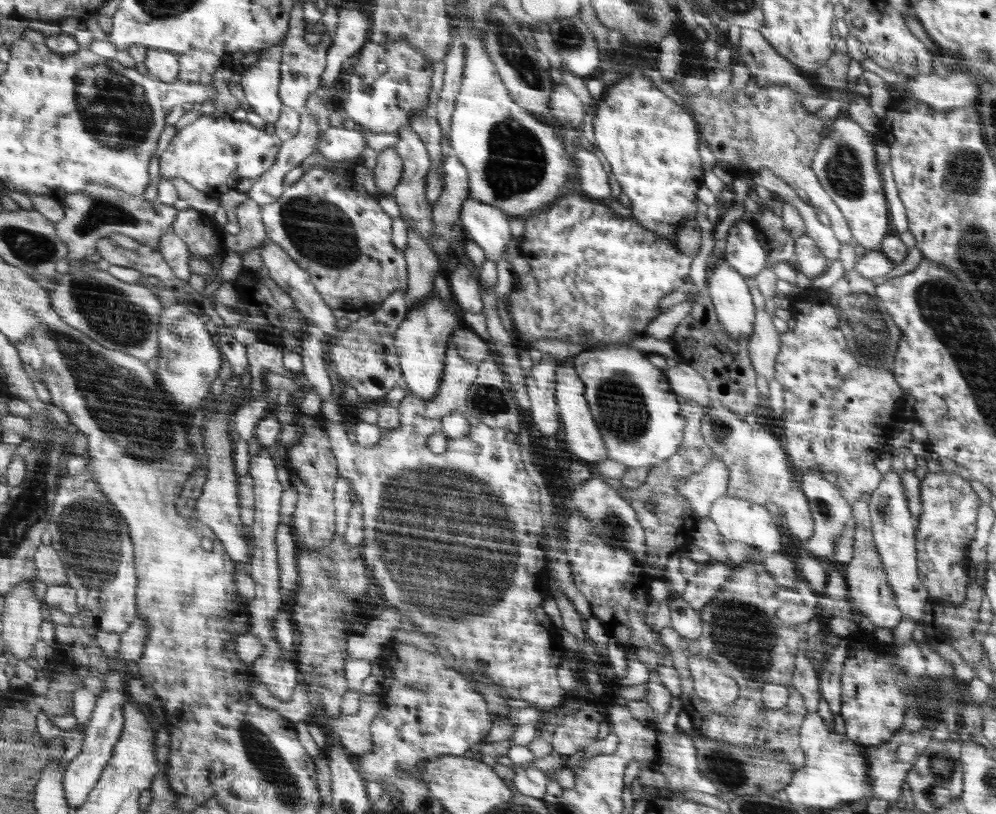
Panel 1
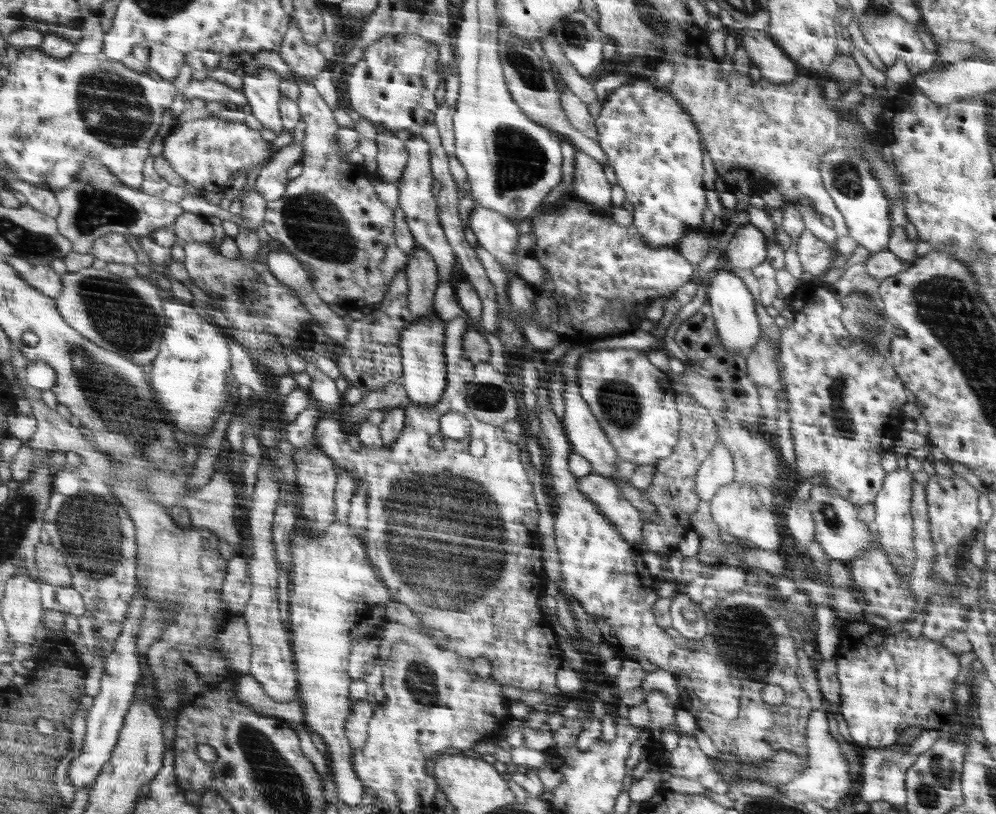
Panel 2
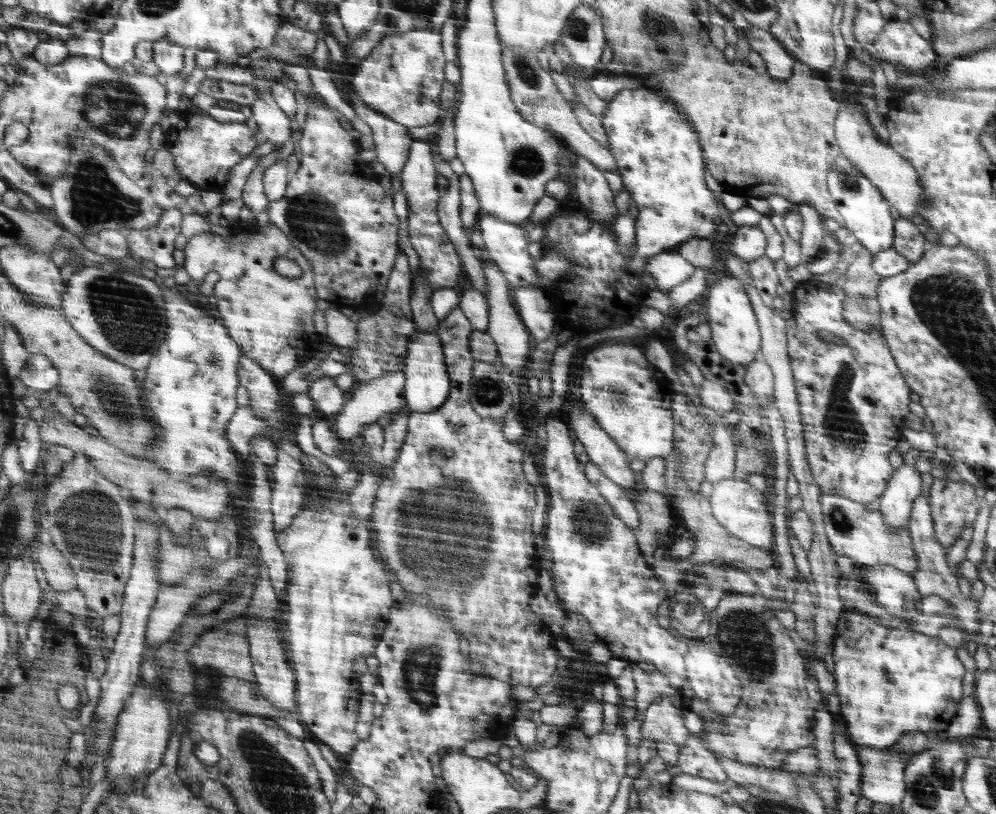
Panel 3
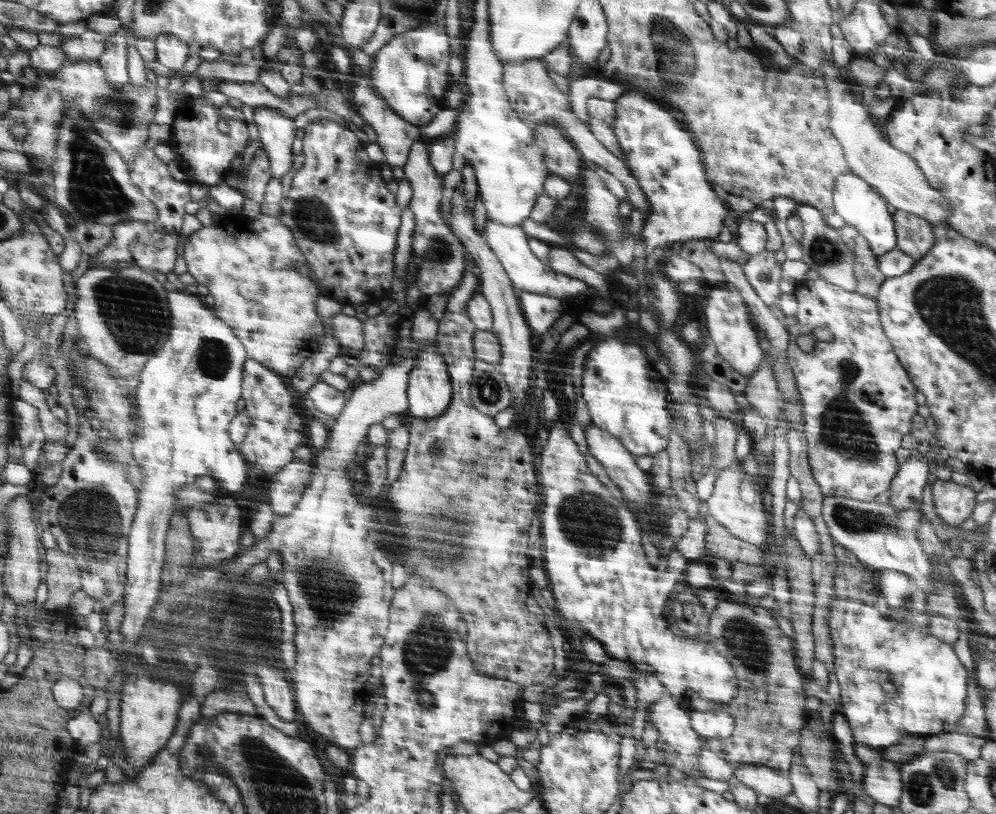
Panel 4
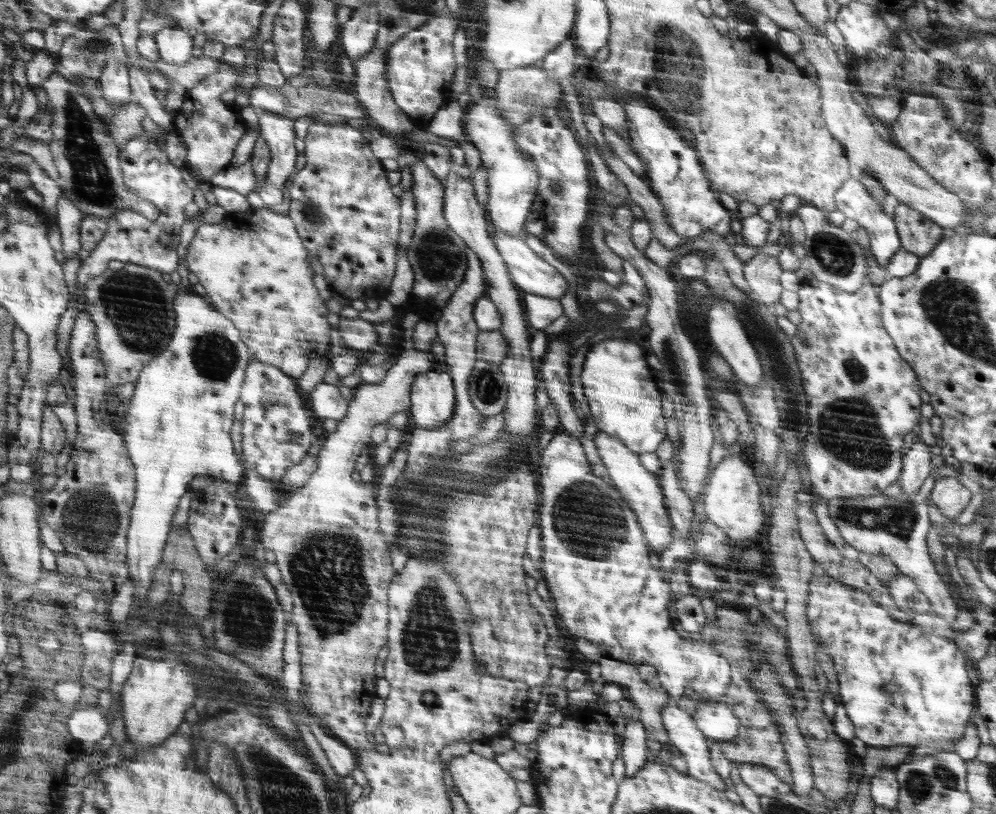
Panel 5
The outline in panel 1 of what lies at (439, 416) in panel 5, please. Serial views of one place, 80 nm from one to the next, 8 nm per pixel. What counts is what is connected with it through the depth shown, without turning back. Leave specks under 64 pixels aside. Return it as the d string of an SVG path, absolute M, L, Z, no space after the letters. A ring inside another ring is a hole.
M430 294L424 304L410 306L407 315L395 332L394 346L397 350L402 380L406 382L410 391L422 400L434 399L442 384L444 358L447 358L446 342L449 342L450 332L454 332L458 324L458 312L442 298Z

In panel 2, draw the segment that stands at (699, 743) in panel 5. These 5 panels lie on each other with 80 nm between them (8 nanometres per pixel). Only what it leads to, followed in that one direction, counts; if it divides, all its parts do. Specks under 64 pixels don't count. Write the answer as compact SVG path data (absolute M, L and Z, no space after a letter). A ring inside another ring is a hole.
M651 690L645 698L645 703L648 710L650 710L650 722L638 735L636 744L630 747L630 758L628 758L629 775L633 775L634 768L641 761L649 739L658 740L662 736L662 730L674 730L676 734L680 735L680 729L676 725L678 705L673 703L669 696L661 690Z

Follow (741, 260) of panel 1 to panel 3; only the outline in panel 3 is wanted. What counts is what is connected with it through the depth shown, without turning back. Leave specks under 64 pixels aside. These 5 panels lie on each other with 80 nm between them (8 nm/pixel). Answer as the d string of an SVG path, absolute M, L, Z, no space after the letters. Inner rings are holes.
M742 226L738 227L729 250L736 258L750 264L765 254L766 246L766 236L758 226Z

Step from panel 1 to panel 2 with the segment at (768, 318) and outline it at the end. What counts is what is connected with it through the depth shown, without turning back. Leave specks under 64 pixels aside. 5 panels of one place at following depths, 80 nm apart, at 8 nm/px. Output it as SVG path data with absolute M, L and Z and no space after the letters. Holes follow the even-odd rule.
M764 334L759 336L759 342L746 354L747 372L756 384L770 387L776 391L781 388L778 370L774 364L775 344Z

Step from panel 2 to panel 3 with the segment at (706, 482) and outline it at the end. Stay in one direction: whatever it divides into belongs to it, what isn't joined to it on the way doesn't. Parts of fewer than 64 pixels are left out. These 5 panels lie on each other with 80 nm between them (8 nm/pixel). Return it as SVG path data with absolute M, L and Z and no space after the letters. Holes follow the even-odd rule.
M718 426L713 434L713 445L704 463L703 478L714 485L716 482L730 479L735 471L735 441L731 431Z

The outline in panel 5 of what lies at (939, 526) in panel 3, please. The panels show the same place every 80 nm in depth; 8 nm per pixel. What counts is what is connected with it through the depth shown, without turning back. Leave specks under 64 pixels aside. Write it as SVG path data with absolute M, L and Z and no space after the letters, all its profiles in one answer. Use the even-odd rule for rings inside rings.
M935 475L934 478L931 499L944 516L953 520L969 505L973 494L956 477Z

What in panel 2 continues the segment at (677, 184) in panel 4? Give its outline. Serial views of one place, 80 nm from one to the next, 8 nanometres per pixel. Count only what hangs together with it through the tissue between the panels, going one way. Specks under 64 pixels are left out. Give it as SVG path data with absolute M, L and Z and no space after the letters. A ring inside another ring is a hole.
M634 80L611 92L601 103L601 111L595 120L600 148L616 174L617 185L624 189L628 202L634 206L633 226L650 248L677 246L688 232L704 234L702 212L706 208L706 196L702 182L703 144L698 138L697 125L690 117L672 96L660 92L644 80Z

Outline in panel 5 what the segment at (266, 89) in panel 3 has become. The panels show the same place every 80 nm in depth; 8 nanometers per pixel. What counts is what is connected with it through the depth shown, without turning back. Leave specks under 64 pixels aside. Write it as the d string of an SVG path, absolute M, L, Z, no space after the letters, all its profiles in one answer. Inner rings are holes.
M265 111L259 113L259 134L269 146L271 159L265 182L282 188L289 184L296 171L298 150L294 147L294 121L285 116Z

